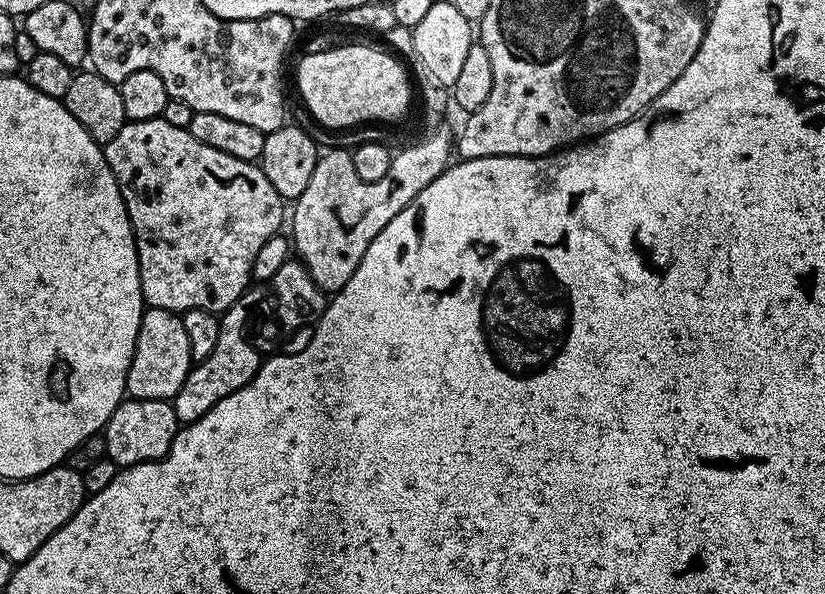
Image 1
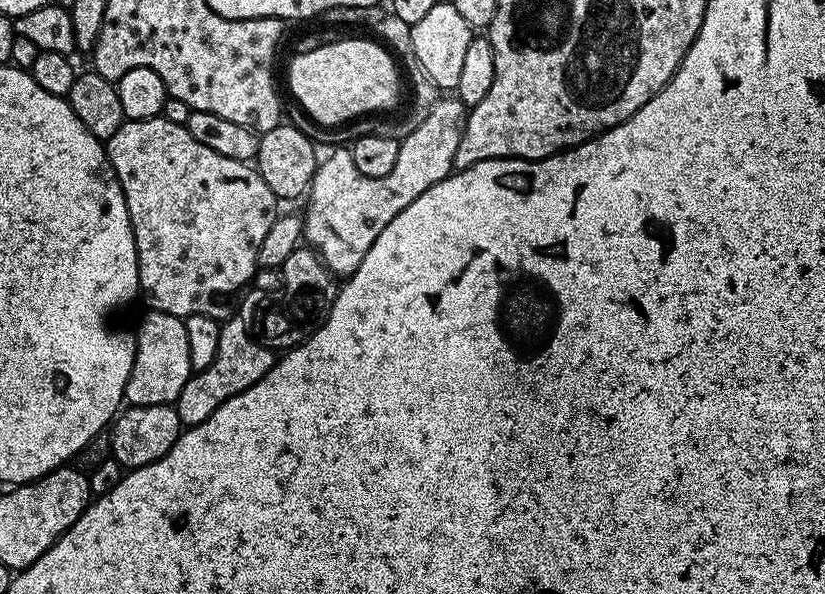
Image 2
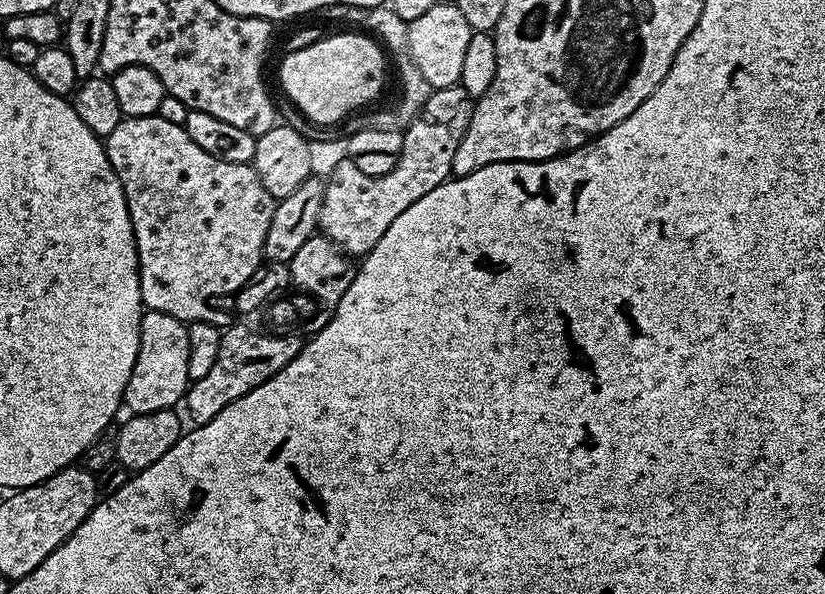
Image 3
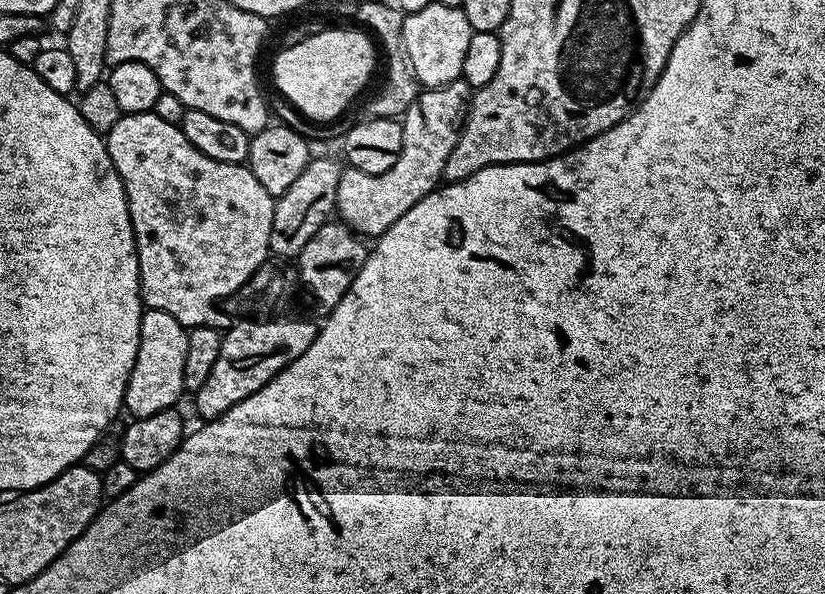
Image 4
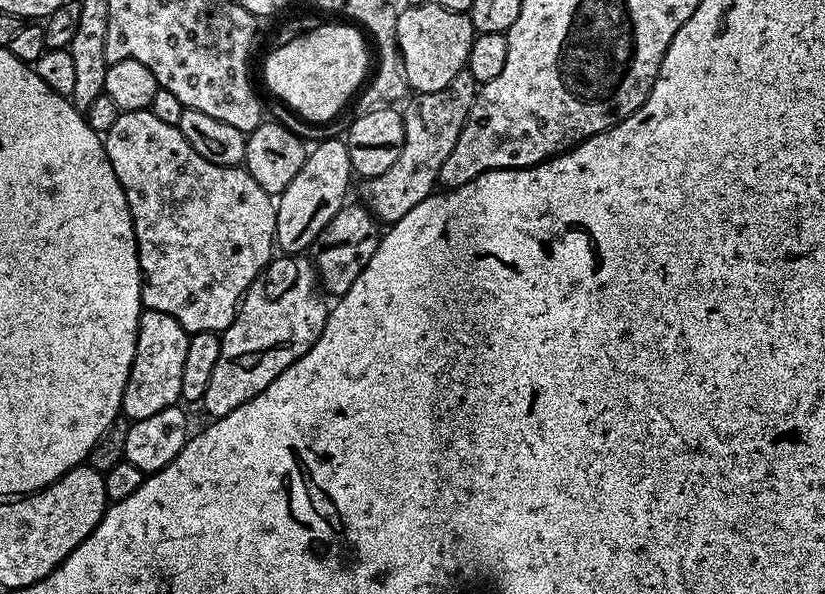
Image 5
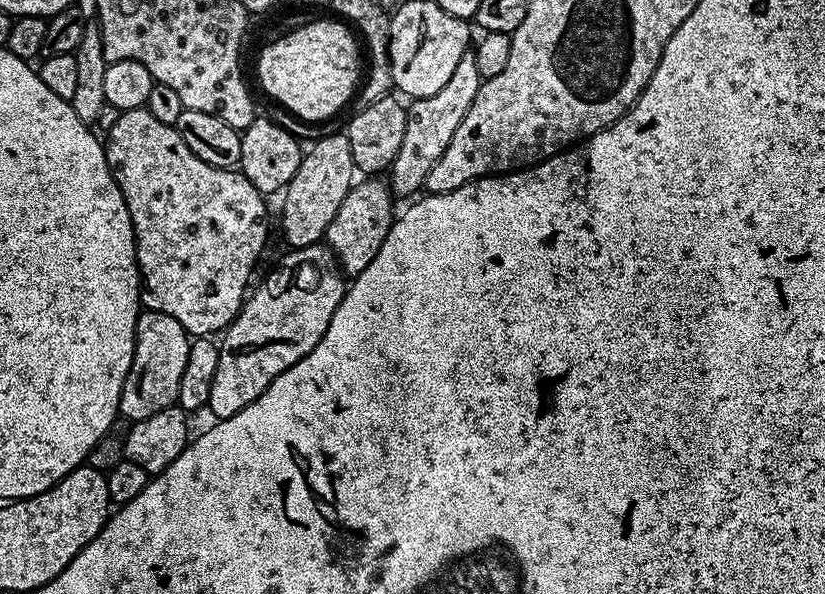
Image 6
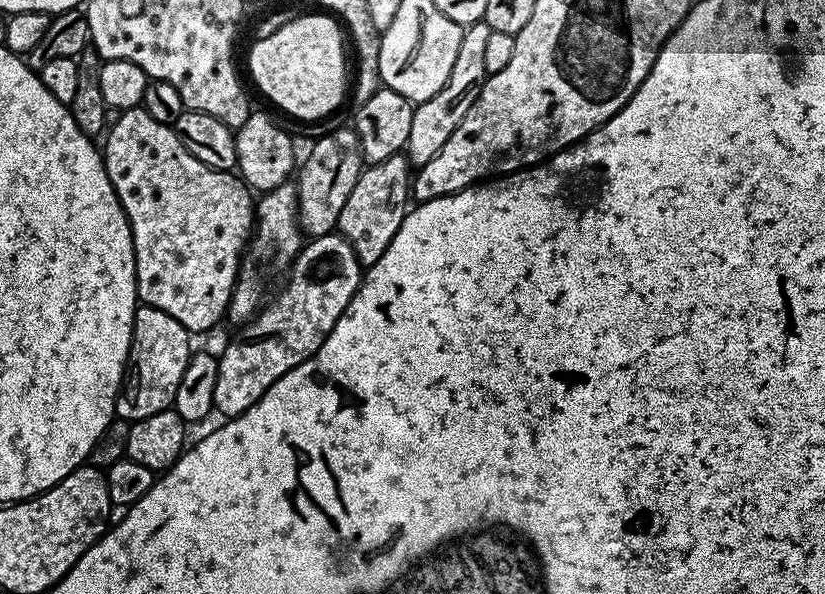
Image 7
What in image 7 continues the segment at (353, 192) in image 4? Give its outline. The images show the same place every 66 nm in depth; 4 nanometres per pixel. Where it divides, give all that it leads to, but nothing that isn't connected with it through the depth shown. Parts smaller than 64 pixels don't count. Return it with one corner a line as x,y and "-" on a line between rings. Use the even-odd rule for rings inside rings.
483,22
467,25
462,34
462,46
450,70
450,78
446,78
446,86
442,86
434,98
413,107
414,122
410,122
410,138
406,149
409,165
419,166
430,162
430,158
434,158
434,154
446,146
446,138
454,134
462,118
466,118
470,106
474,106
479,98
484,81
490,75
486,70
485,51
491,33
490,26

